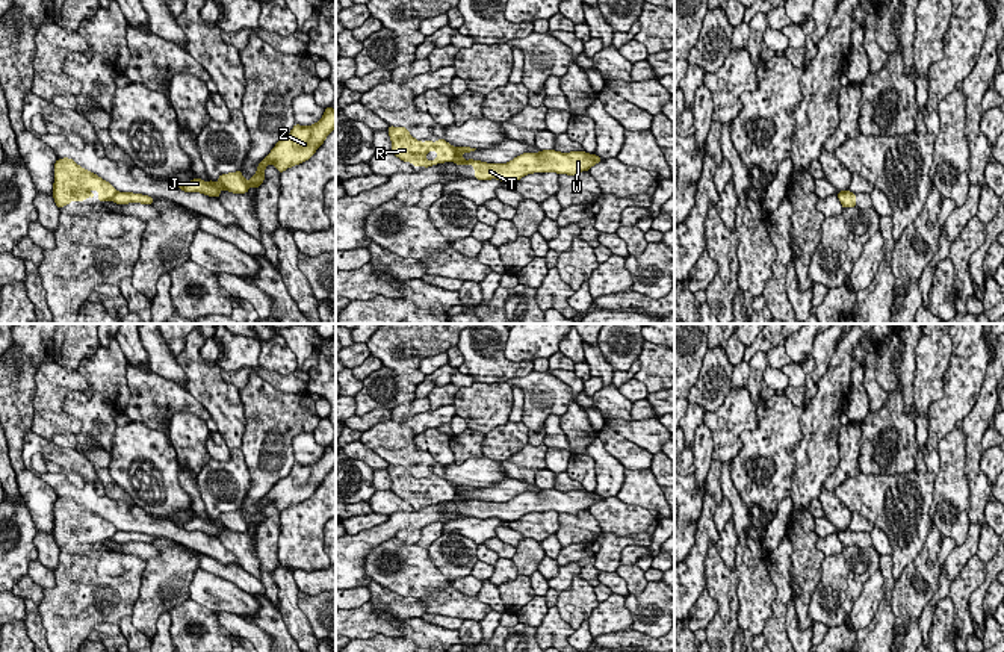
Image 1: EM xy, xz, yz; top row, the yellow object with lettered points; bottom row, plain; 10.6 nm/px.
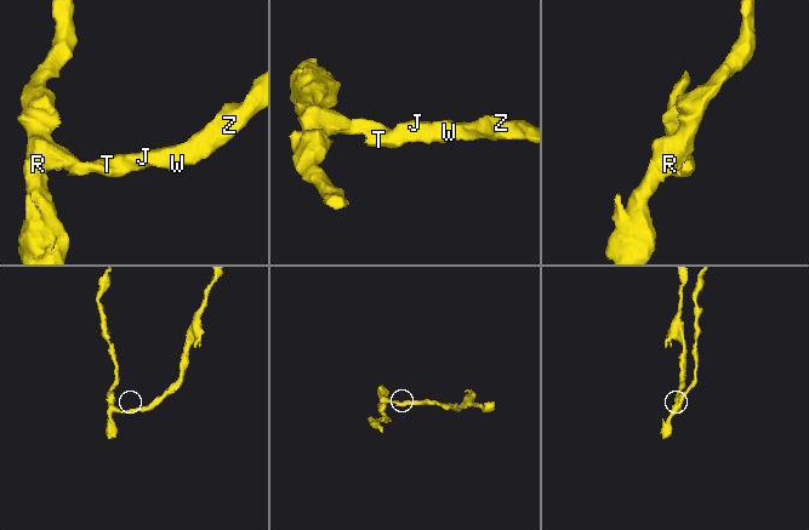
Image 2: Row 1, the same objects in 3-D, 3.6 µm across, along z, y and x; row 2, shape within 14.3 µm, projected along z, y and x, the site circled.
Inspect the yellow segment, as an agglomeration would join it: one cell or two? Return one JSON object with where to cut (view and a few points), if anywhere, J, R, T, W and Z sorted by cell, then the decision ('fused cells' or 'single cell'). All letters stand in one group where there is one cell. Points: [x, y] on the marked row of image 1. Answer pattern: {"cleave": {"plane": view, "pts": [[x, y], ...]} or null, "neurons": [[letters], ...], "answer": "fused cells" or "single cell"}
{"cleave": {"plane": "xz", "pts": [[455, 149], [452, 161]]}, "neurons": [["J", "T", "W", "Z"], ["R"]], "answer": "fused cells"}

